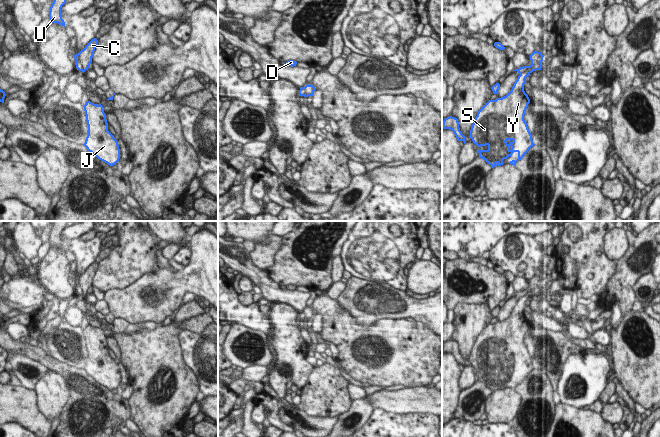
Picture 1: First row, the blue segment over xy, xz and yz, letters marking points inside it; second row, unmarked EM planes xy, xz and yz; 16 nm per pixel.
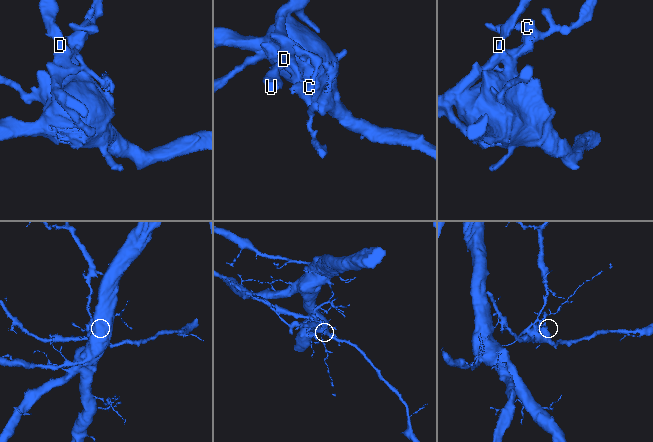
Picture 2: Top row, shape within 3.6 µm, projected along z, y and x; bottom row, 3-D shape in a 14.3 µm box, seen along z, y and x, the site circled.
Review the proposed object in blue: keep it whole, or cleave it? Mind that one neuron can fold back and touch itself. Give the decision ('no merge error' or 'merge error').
merge error

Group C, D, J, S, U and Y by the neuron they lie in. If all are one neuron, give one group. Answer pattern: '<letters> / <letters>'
C D U / J S Y

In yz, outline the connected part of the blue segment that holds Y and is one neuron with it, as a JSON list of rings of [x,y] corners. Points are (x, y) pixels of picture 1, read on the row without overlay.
[[[530,289],[526,296],[518,300],[511,315],[506,320],[489,324],[481,331],[474,343],[469,361],[477,371],[488,370],[487,374],[477,375],[479,381],[484,383],[492,392],[503,389],[504,383],[517,376],[518,383],[510,385],[510,388],[515,390],[516,386],[521,384],[529,373],[535,369],[524,344],[525,335],[530,327],[530,323],[524,315],[524,308],[526,307],[526,301],[536,295],[537,291]]]

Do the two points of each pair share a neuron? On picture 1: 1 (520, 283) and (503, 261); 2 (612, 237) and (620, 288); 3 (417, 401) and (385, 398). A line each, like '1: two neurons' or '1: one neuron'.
1: two neurons
2: two neurons
3: one neuron

